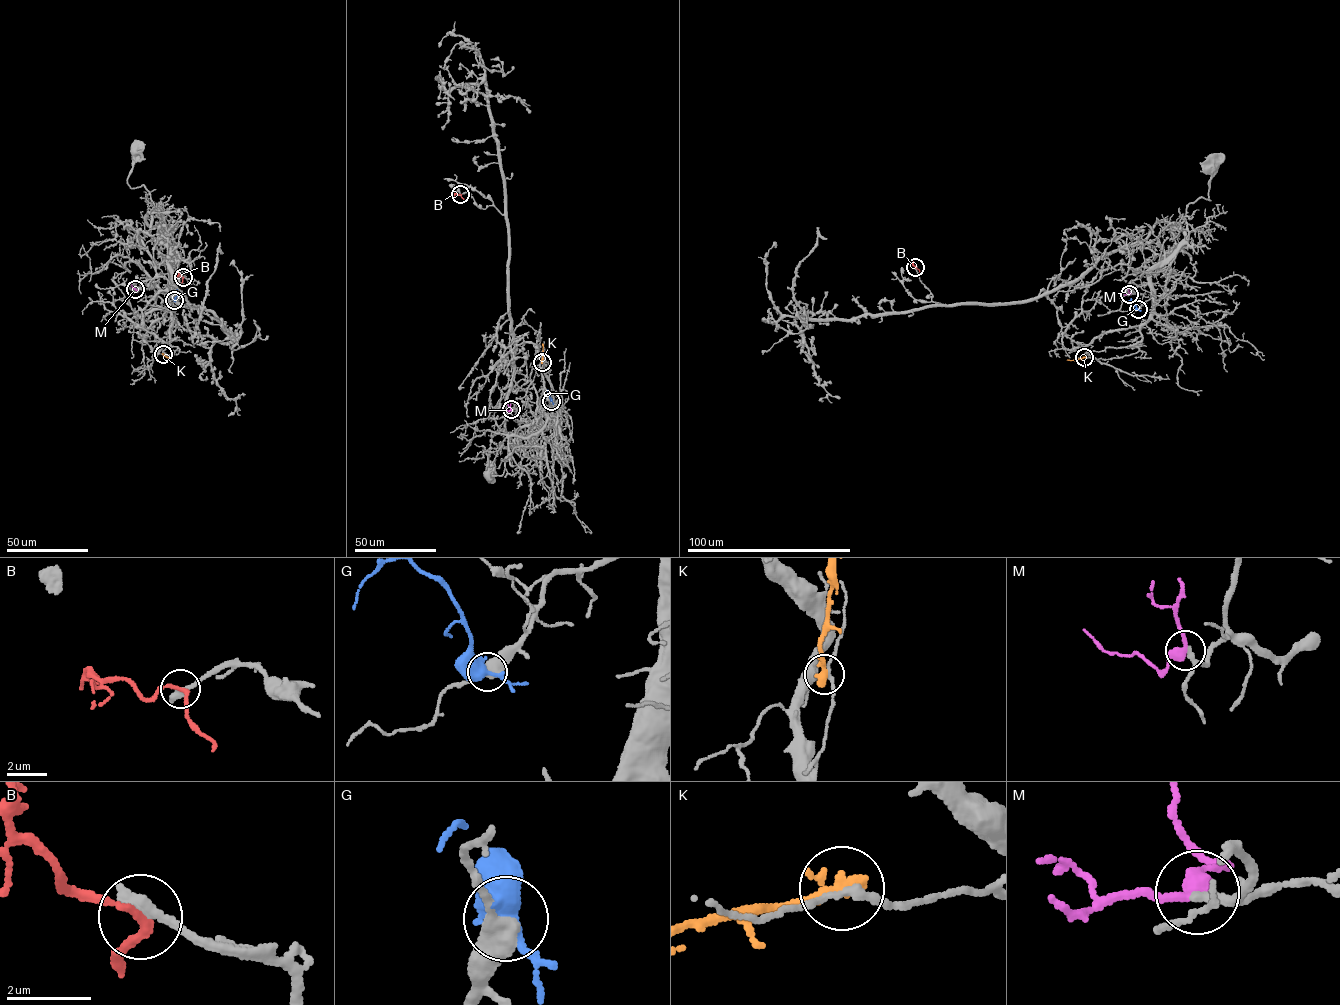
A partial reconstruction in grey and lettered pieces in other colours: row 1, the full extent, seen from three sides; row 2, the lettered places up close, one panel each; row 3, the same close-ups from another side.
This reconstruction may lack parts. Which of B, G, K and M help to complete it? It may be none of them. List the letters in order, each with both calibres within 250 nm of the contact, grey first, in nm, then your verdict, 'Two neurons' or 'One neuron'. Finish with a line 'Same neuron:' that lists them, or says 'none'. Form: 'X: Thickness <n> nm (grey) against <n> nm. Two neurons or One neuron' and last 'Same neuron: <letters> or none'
B: Thickness 400 nm (grey) against 180 nm. Two neurons
G: Thickness 440 nm (grey) against 460 nm. Two neurons
K: Thickness 150 nm (grey) against 420 nm. Two neurons
M: Thickness 180 nm (grey) against 340 nm. One neuron
Same neuron: M

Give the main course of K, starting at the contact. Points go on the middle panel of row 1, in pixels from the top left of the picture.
K: (542, 362), (542, 343)

